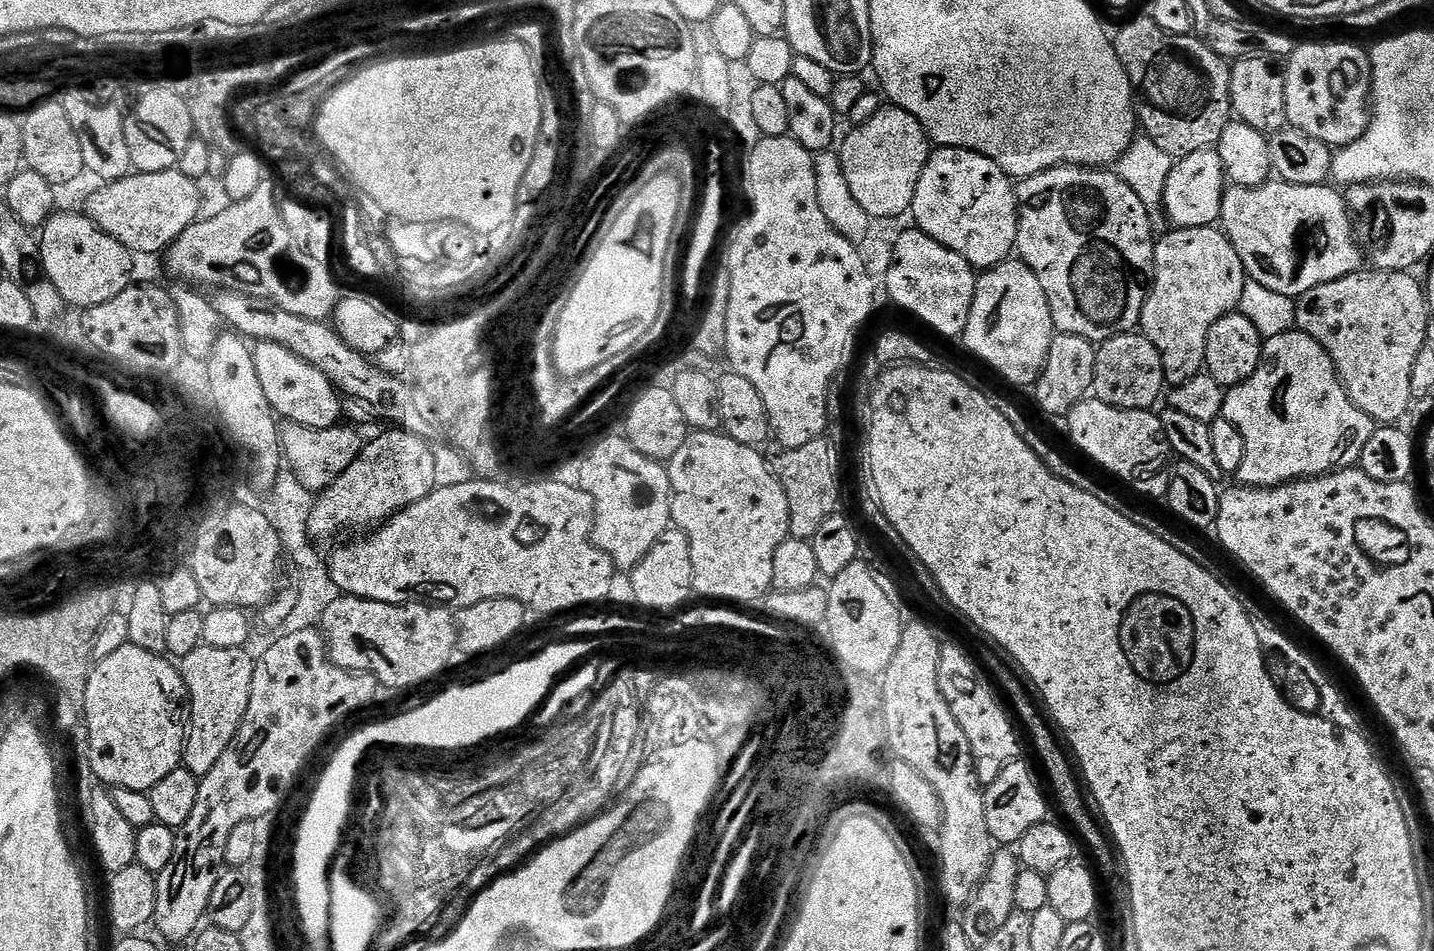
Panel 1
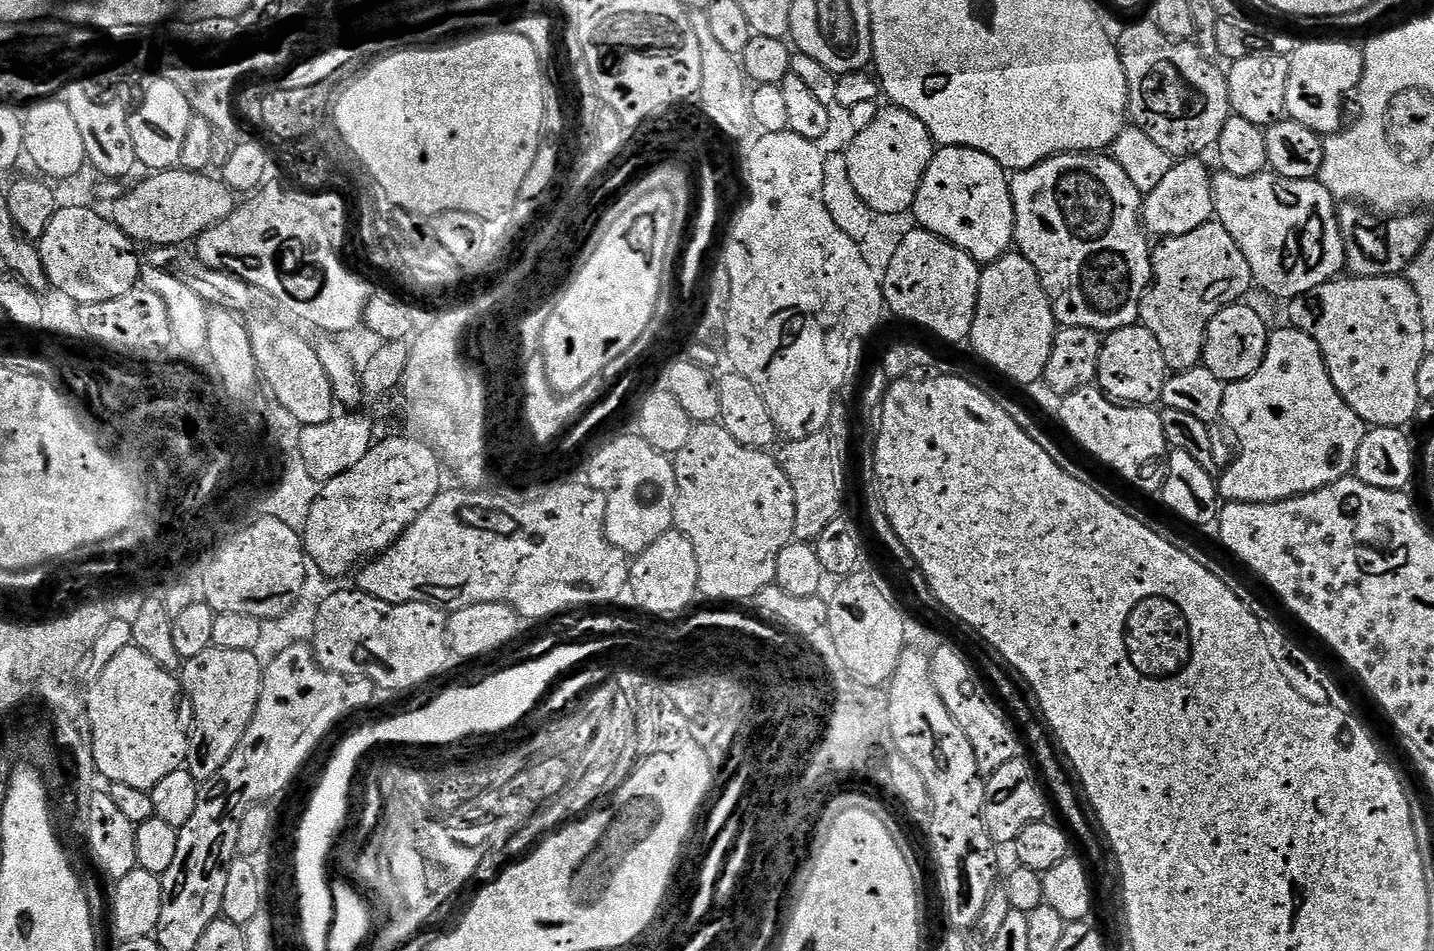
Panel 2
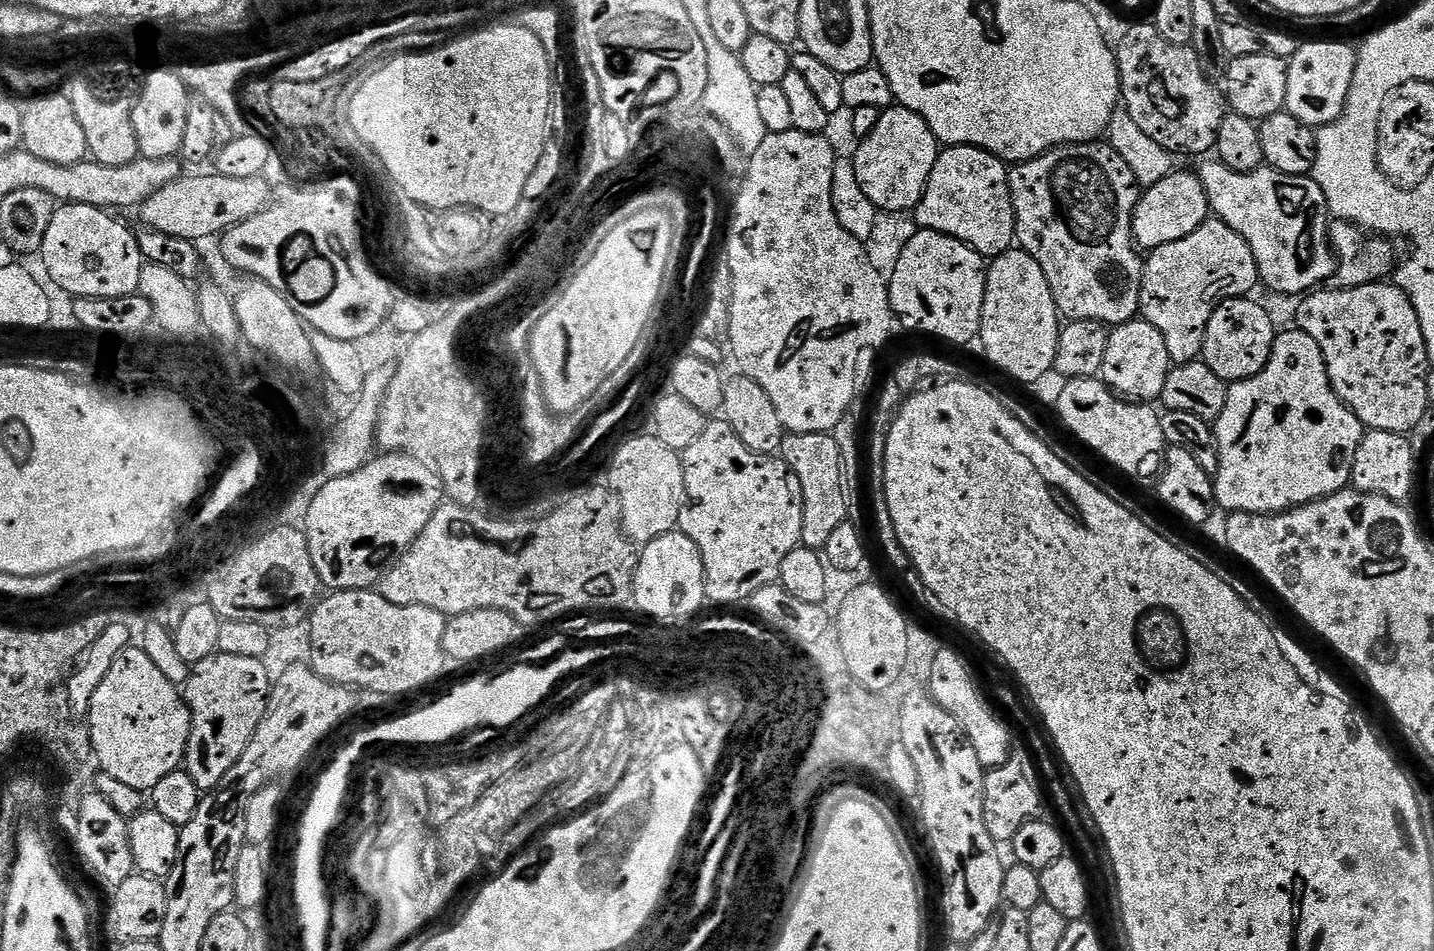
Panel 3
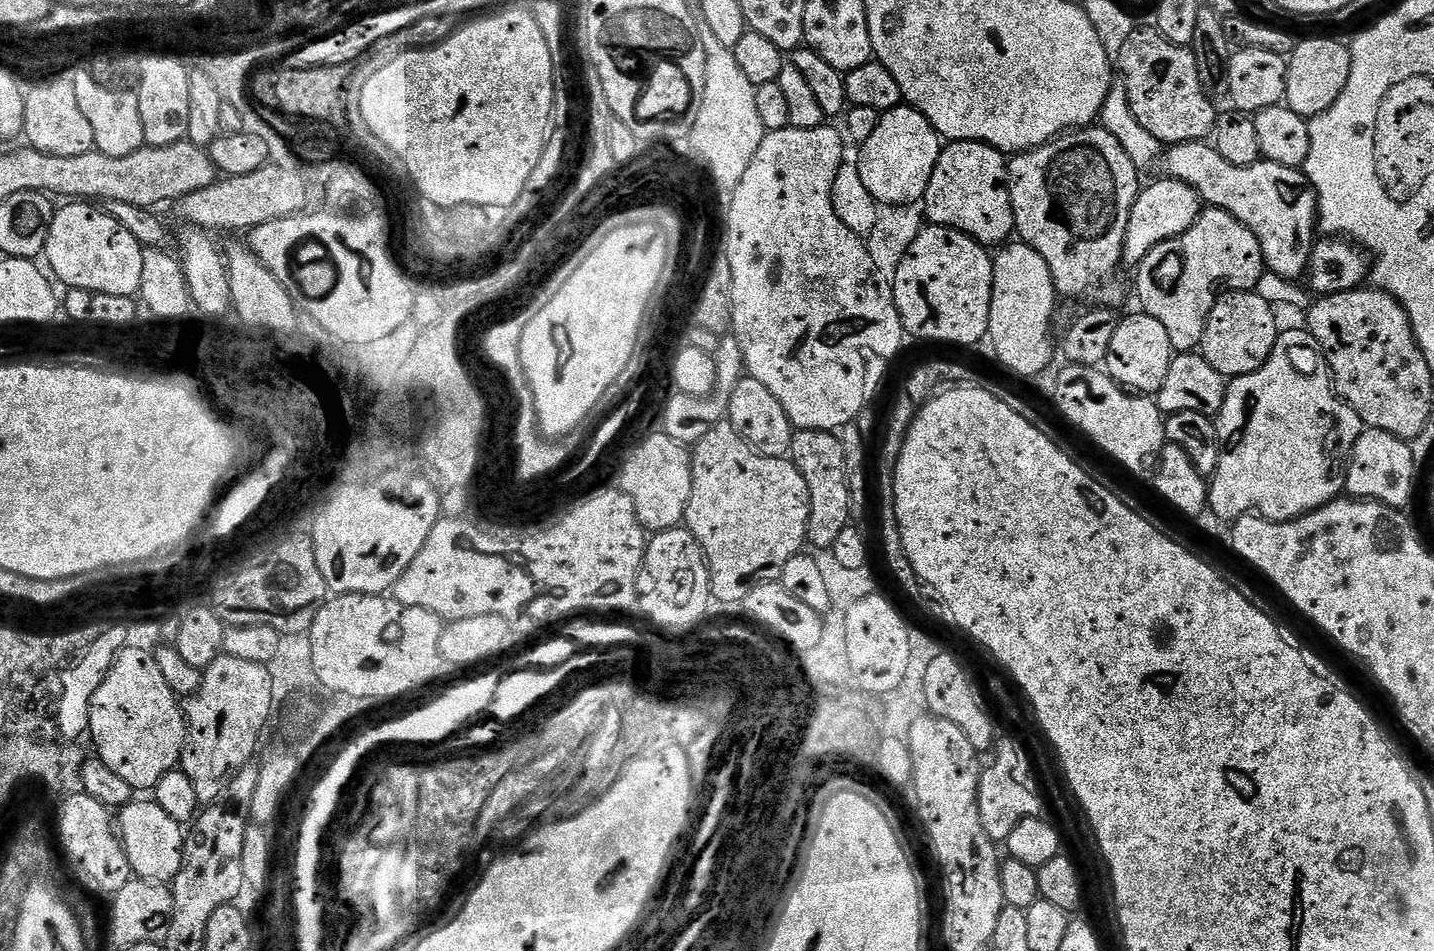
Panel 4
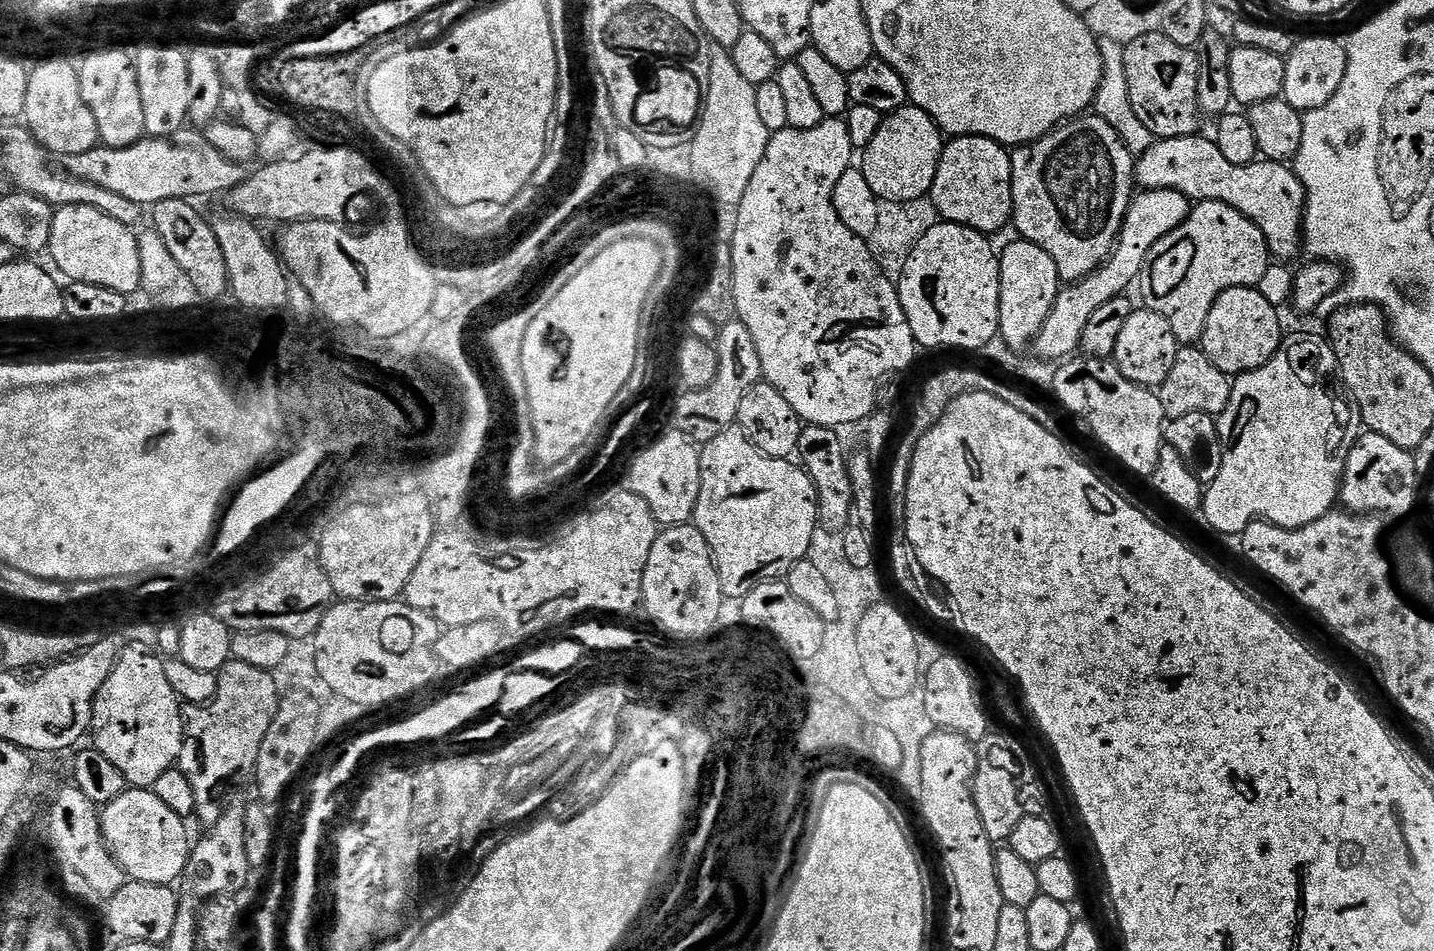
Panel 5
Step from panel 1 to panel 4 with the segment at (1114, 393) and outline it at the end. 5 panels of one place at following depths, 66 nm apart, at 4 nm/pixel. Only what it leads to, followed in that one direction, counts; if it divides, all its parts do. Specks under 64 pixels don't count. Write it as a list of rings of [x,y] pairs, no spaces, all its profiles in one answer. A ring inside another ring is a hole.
[[[1136,310],[1133,316],[1125,315],[1121,319],[1114,338],[1110,338],[1106,371],[1121,388],[1133,394],[1155,394],[1162,390],[1162,382],[1166,382],[1166,374],[1170,374],[1173,355],[1170,334],[1166,334],[1162,322],[1143,310]]]

